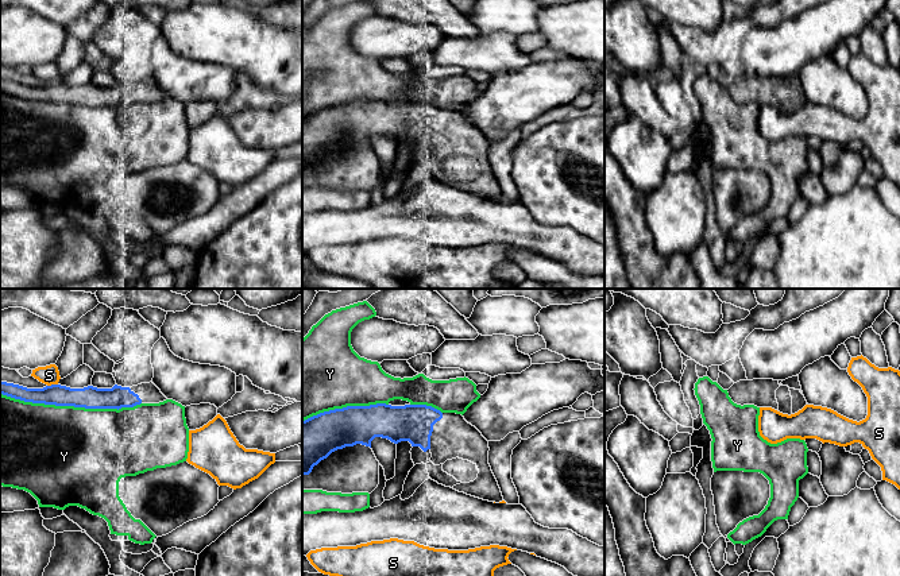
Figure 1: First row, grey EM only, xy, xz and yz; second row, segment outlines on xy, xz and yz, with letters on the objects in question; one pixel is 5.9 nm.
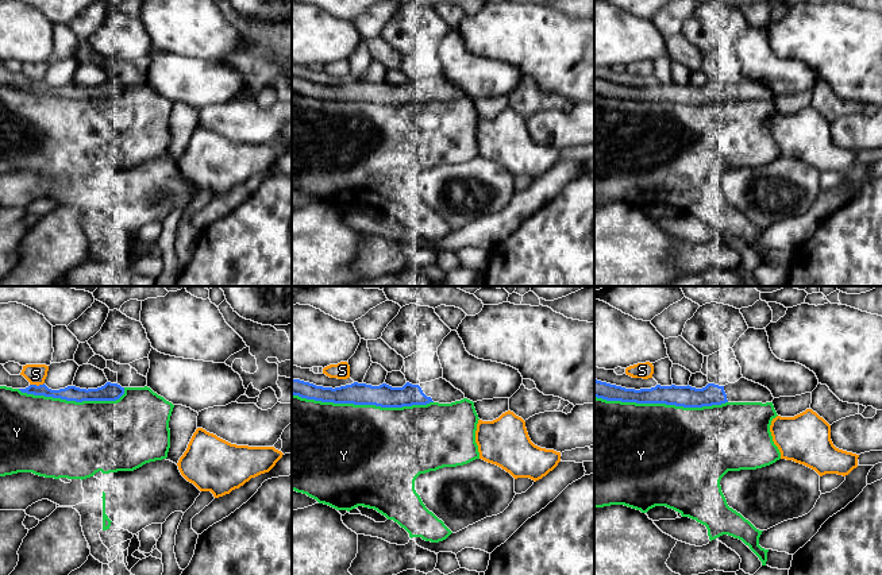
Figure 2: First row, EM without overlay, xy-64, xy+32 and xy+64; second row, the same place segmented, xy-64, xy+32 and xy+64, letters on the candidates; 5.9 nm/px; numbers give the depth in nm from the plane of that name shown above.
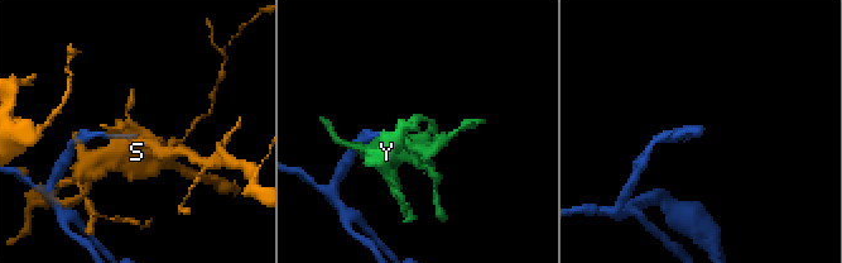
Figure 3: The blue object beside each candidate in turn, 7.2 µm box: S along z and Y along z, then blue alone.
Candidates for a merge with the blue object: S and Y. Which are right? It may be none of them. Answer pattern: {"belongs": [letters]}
{"belongs": []}

